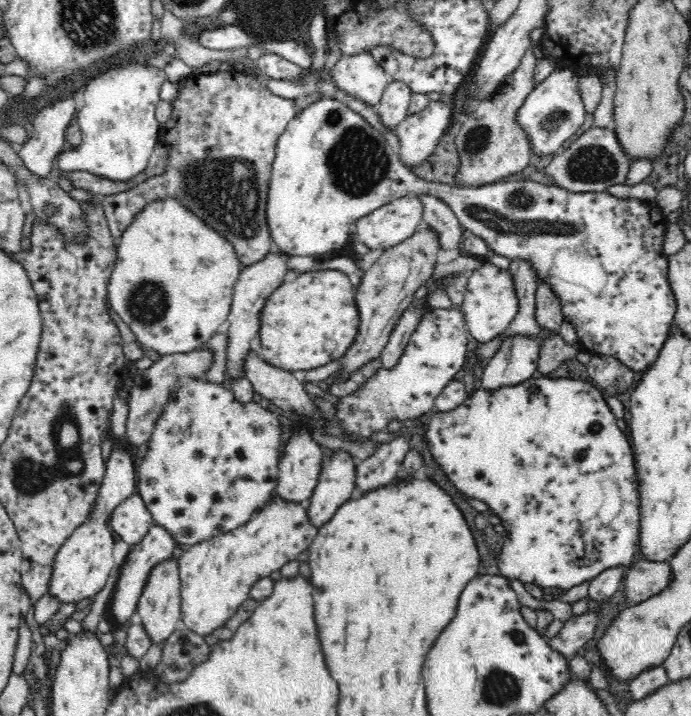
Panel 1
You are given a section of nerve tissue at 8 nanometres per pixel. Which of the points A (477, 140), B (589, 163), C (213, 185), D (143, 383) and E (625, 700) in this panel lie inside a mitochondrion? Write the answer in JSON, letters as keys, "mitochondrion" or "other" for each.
{"A":"mitochondrion","B":"mitochondrion","C":"mitochondrion","D":"other","E":"other"}

